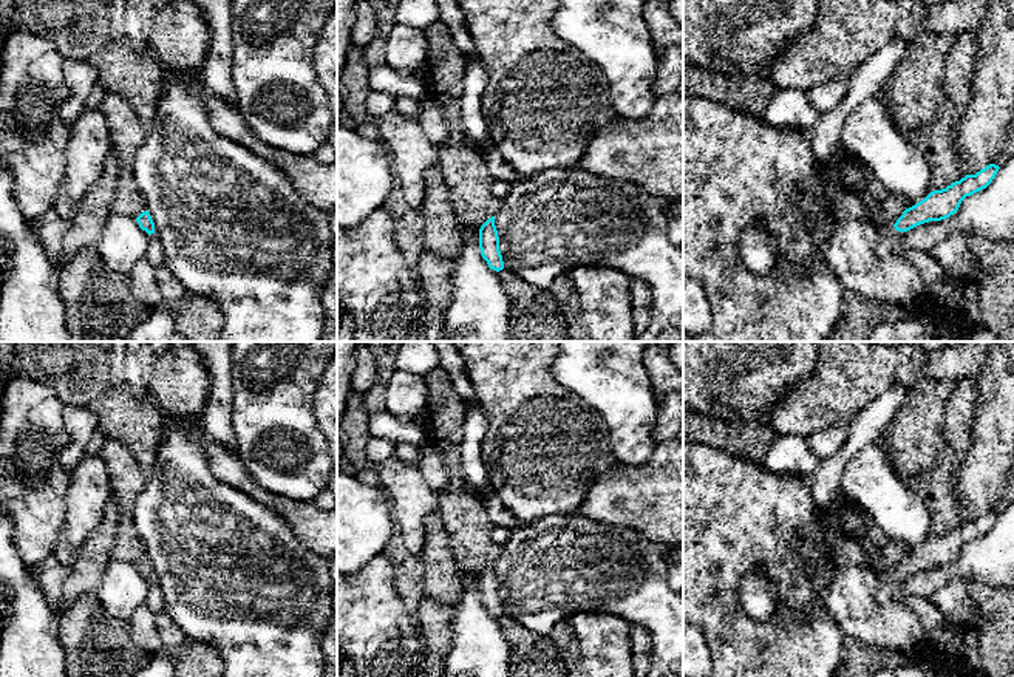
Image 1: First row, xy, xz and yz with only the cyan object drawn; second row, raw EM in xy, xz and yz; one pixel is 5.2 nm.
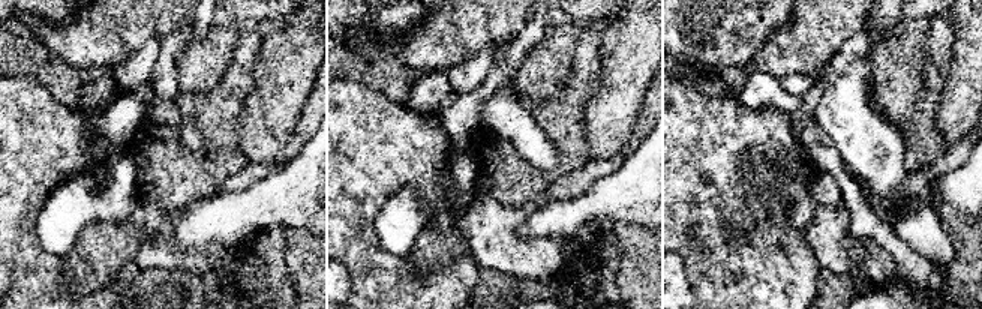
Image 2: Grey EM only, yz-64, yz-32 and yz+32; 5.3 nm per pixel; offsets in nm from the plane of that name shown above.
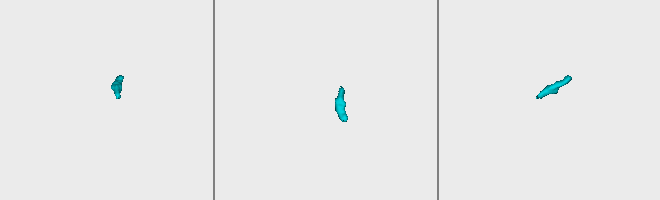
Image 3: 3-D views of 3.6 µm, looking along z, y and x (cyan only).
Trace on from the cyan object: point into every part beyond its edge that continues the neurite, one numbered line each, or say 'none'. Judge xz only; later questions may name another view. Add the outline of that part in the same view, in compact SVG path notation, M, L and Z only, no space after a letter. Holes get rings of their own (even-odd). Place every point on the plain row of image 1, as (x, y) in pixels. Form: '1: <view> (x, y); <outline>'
none

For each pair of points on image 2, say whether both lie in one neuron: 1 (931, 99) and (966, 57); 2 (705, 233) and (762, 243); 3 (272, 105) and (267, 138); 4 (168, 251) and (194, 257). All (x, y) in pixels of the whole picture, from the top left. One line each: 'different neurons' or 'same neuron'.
1: different neurons
2: same neuron
3: same neuron
4: same neuron

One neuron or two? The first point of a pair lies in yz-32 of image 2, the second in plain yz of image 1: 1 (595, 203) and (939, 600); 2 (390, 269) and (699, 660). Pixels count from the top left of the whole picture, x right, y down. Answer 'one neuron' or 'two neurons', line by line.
1: two neurons
2: two neurons

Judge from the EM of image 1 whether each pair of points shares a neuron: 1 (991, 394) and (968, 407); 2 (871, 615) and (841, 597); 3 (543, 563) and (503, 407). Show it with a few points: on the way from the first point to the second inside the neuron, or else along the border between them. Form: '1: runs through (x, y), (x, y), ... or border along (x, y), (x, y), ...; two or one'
1: border along (977, 390), (973, 418); two
2: runs through (863, 615), (849, 602); one
3: border along (568, 512), (547, 513), (524, 524); two

